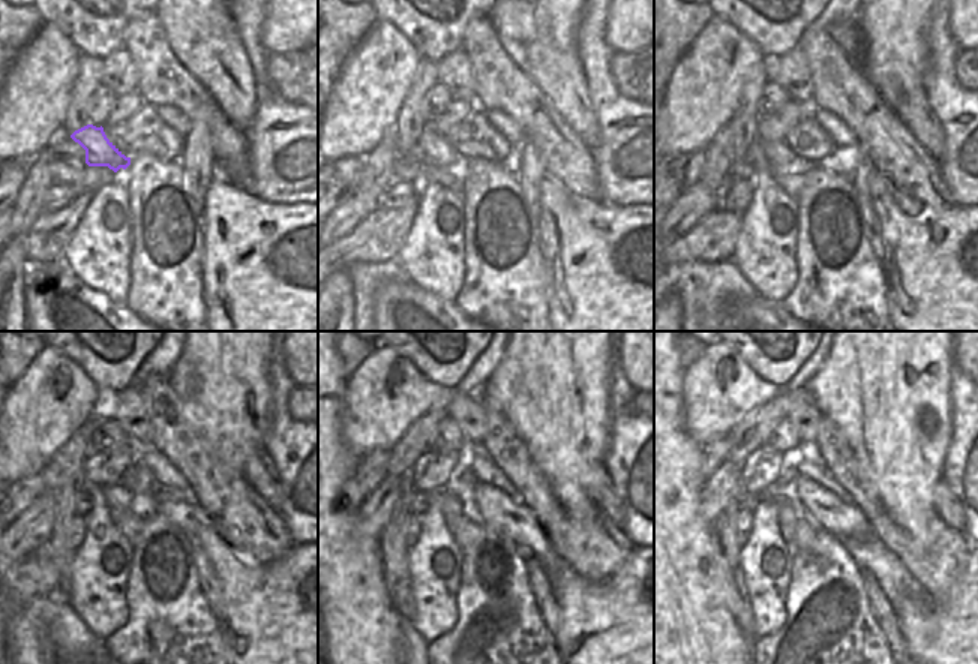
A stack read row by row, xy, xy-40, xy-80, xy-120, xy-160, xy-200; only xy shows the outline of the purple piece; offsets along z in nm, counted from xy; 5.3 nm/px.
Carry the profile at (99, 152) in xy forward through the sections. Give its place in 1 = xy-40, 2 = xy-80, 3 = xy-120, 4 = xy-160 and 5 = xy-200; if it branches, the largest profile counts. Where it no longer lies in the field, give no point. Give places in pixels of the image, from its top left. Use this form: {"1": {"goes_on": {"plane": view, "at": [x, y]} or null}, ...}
{"1": {"goes_on": {"plane": "xy-40", "at": [437, 150]}}, "2": {"goes_on": {"plane": "xy-80", "at": [777, 155]}}, "3": {"goes_on": {"plane": "xy-120", "at": [116, 495]}}, "4": {"goes_on": {"plane": "xy-160", "at": [450, 507]}}, "5": {"goes_on": {"plane": "xy-200", "at": [786, 517]}}}

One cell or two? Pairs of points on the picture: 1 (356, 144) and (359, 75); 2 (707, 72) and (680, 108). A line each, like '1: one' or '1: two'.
1: one
2: one

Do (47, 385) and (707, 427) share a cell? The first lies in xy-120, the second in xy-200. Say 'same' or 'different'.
same

